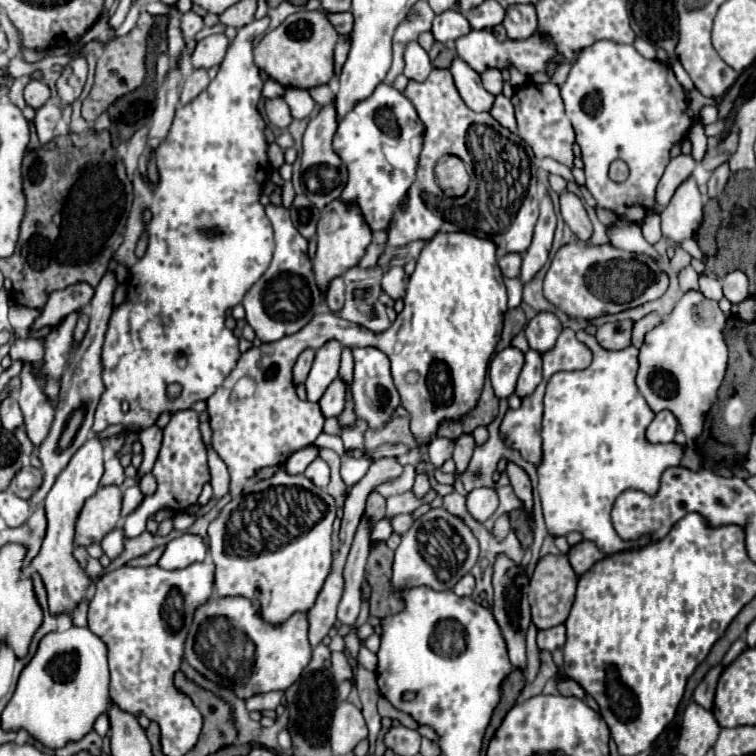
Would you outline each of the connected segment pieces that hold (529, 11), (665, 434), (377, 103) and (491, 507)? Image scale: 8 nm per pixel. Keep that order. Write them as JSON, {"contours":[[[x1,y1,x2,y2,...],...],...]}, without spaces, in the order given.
{"contours":[[[517,4,511,6,521,14,519,22,513,22,509,16,505,16,503,26,507,30,507,36,513,40,525,40,529,38,535,30,537,30,537,14,535,14,535,6,533,4]],[[659,412,655,414,653,422,645,430,645,438,651,444,667,444,673,442,673,436,677,432,677,420,671,412]],[[379,84,375,92,359,102,345,118,339,120,335,138,333,138,333,150,339,154,343,164,347,166,349,178,343,188,341,200,345,204,357,204,365,224,371,230,387,230,389,222,399,206,401,196,409,190,409,186,415,182,413,170,407,174,399,168,393,168,385,162,379,146,381,144,393,144,401,134,413,134,409,140,409,152,417,160,421,146,423,146,423,132,425,126,419,120,415,106,409,98,405,98,397,88,389,84]],[[487,486,477,488,477,490,471,490,467,496,467,508,475,520,485,522,497,510,497,506,499,506,499,500,497,500,495,488,487,488]]]}

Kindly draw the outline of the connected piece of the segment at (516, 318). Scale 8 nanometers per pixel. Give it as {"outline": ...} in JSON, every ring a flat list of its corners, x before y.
{"outline":[[513,308,513,310,507,310,505,312,505,326,503,326,503,334,501,334,501,340,497,344,497,350,503,350,507,346,511,346,511,340,513,336,523,330,523,326,527,324,525,320,525,314,521,308]]}

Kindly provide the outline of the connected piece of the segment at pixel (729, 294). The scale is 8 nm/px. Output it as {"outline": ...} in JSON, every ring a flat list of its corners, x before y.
{"outline":[[735,270,735,272,729,272,723,280,723,294,725,298,731,302,731,304,739,304,743,302,747,296,749,296,749,280,743,272]]}

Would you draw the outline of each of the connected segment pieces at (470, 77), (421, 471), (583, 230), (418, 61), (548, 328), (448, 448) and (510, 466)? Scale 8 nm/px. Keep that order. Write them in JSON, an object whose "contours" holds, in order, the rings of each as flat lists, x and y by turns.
{"contours":[[[455,58,453,64,451,64,451,74,455,78,455,86,463,98,463,102,475,110,475,112,489,112,493,108,493,102,495,102,495,96,489,94,481,80,479,80,479,74,469,68,461,58]],[[417,468,417,476,415,476,415,486,413,486,413,492,417,498,423,498,431,488,431,482,429,482,429,474,425,468]],[[569,192,561,194,561,216,567,222,567,226,571,228,571,232,577,236,577,240,581,240,585,244,591,240,593,224,583,208,583,202,577,196,573,196]],[[411,42,405,50,405,76,415,82,425,82,431,72,431,62,427,52,419,46,419,42]],[[539,312,525,328,529,348,539,354,549,352,555,346,561,330,563,330,563,326,553,312]],[[435,438,429,446,427,446,427,452,429,452,429,458,433,460,433,466,441,466,445,460,451,458,453,454,453,442,447,440,447,438]],[[507,462,507,476,509,476,509,482,511,482,517,498,523,502,525,510,531,512,533,500,531,500,531,480,529,480,527,472,521,466,517,466,515,462]]]}

